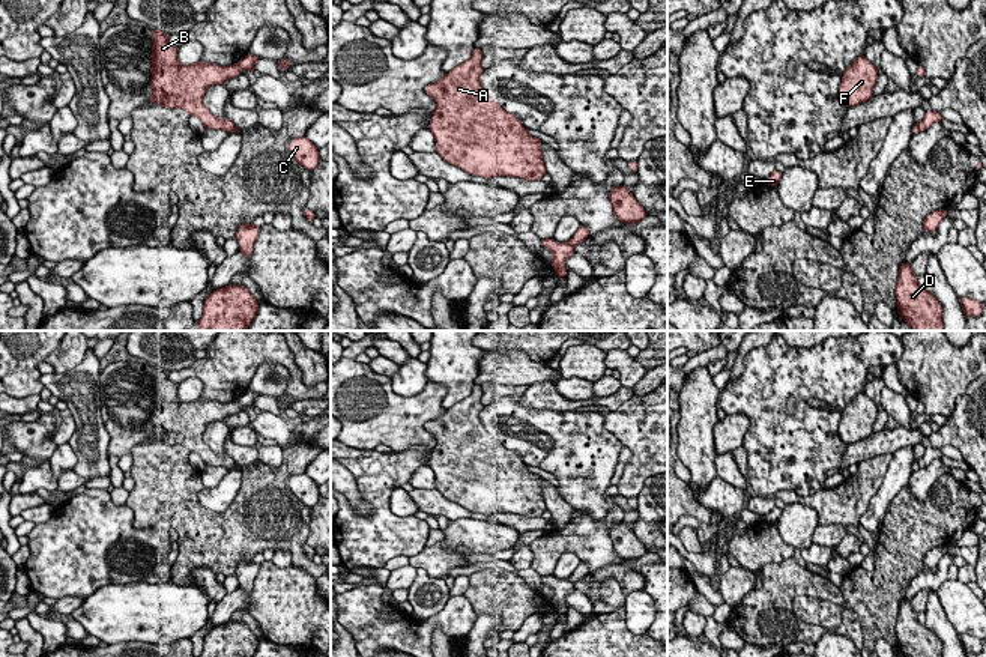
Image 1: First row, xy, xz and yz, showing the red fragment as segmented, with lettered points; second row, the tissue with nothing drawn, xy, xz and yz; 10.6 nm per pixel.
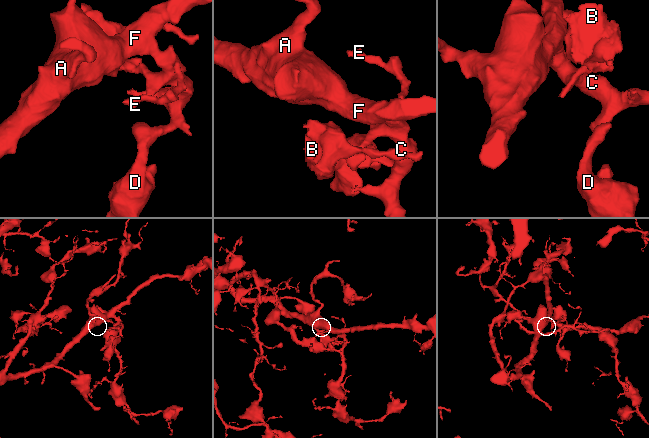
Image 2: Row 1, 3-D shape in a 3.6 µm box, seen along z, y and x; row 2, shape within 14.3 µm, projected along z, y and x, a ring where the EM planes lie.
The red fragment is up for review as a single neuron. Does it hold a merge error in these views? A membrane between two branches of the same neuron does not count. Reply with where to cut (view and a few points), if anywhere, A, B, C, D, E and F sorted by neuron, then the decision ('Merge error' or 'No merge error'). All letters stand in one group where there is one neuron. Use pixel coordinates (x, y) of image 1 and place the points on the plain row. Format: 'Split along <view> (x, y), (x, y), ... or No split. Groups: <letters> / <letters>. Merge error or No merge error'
Split along xz (565, 579), (573, 582). Groups: A C D E F / B. Merge error

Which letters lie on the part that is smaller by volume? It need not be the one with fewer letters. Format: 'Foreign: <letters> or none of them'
Foreign: B

